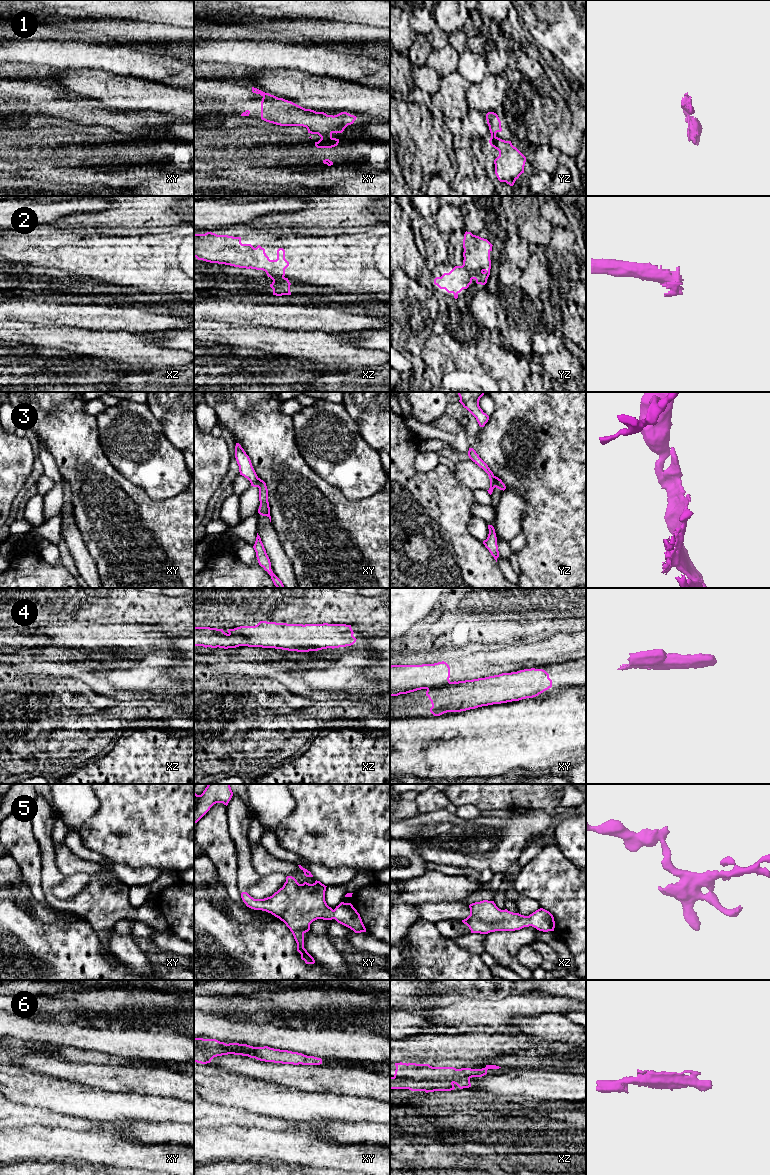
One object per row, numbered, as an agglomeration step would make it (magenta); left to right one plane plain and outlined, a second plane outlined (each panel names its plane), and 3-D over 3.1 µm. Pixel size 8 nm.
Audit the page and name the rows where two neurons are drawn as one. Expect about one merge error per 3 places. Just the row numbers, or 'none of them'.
1, 2, 3, 4, 6

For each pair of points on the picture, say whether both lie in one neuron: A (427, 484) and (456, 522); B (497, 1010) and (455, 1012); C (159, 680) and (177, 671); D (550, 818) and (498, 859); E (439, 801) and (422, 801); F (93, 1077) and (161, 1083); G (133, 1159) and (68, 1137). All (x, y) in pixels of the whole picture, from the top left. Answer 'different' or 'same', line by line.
A: same
B: same
C: different
D: same
E: same
F: same
G: same

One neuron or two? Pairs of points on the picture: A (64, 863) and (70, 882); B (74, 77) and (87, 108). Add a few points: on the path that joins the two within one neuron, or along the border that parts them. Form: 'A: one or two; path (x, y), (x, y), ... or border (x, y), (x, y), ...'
A: two; border (90, 876), (84, 873), (73, 873), (65, 877)
B: two; border (61, 88), (105, 106)

